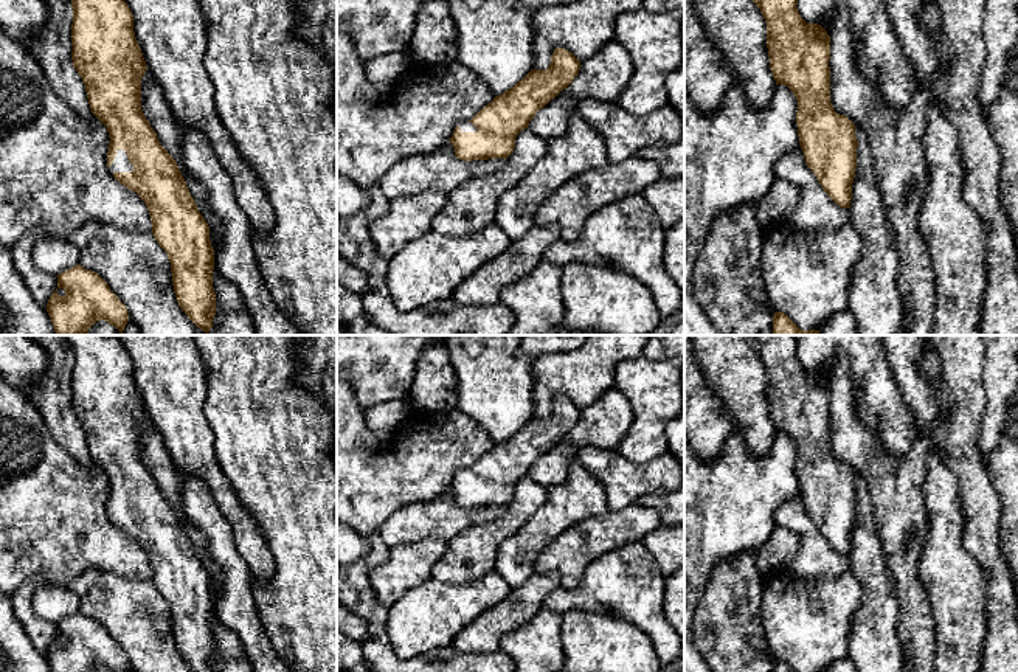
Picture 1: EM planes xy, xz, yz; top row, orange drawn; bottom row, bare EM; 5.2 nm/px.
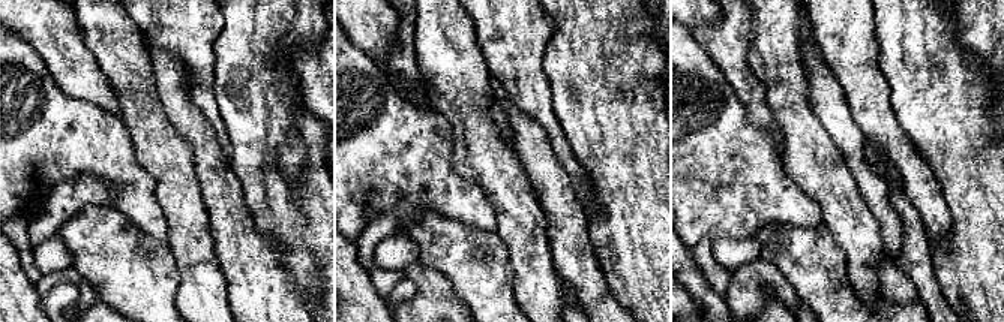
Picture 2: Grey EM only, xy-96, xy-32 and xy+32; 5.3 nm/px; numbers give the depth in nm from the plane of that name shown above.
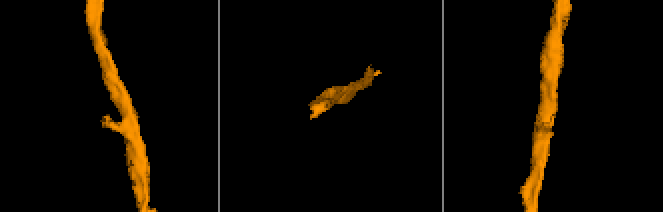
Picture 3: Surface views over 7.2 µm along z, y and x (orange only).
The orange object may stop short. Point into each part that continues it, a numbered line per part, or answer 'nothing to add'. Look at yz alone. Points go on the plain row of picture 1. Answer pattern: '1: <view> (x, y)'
nothing to add

